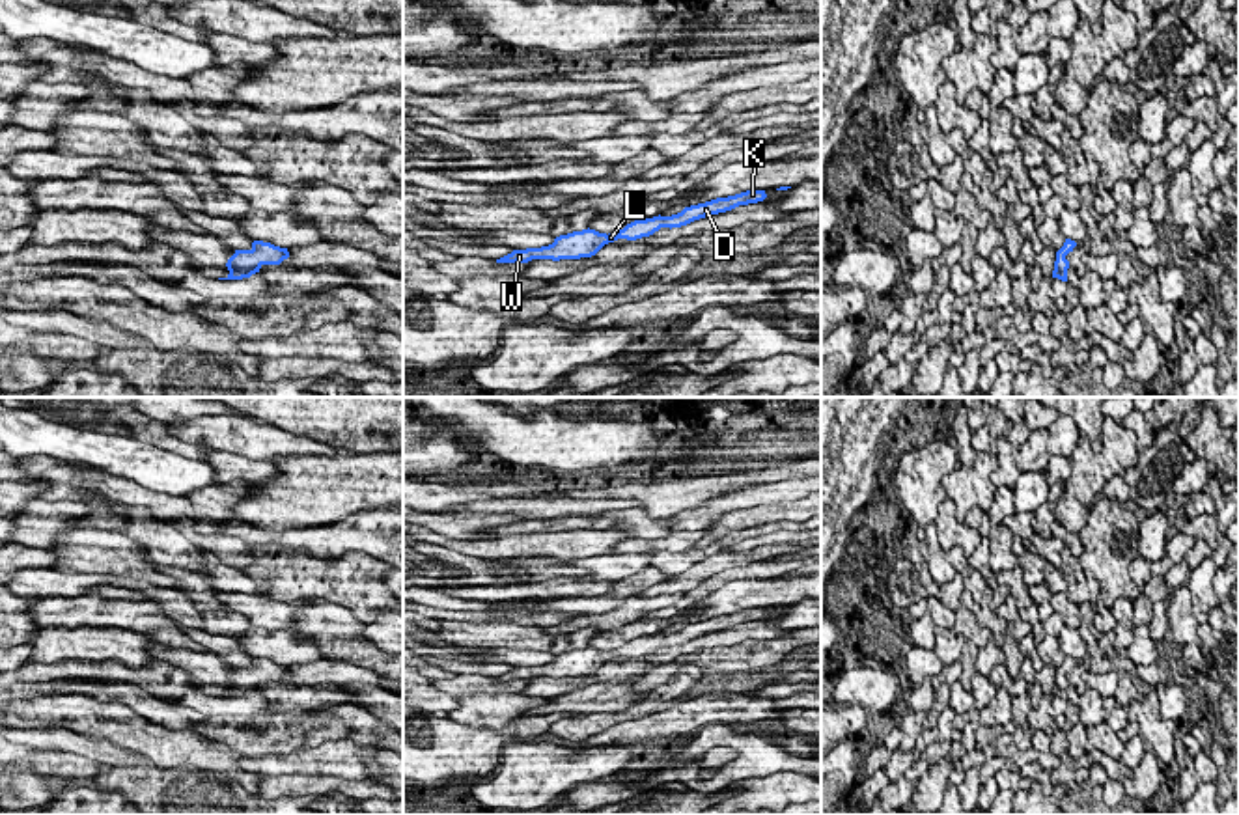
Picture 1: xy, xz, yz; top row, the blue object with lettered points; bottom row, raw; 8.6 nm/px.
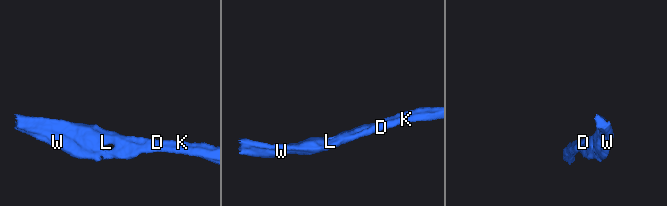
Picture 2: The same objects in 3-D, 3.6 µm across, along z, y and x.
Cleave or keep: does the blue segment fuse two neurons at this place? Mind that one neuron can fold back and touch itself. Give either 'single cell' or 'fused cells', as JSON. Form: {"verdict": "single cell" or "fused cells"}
{"verdict": "single cell"}

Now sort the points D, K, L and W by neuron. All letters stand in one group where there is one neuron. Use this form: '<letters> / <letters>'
D K L W

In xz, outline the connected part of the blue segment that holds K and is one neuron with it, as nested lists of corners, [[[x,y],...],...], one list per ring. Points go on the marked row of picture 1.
[[[746,190],[728,198],[717,198],[705,203],[685,207],[681,213],[672,216],[653,216],[646,220],[634,220],[616,233],[599,233],[595,229],[573,231],[560,235],[552,244],[541,248],[513,250],[511,254],[496,259],[496,263],[528,263],[532,259],[580,259],[595,256],[605,244],[618,239],[636,241],[649,237],[661,228],[681,228],[694,220],[731,211],[739,205],[758,203],[767,198],[765,190]]]

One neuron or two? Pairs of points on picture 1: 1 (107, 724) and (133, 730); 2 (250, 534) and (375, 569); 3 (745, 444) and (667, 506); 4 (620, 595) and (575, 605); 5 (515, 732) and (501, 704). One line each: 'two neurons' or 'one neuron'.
1: one neuron
2: two neurons
3: two neurons
4: one neuron
5: two neurons

